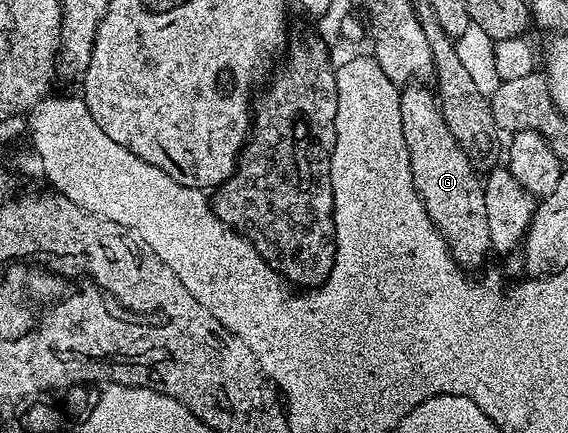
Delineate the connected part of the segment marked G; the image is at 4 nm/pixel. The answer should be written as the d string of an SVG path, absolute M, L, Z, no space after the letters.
M412 87L399 89L402 138L408 147L412 181L428 217L443 234L457 264L465 270L476 270L472 268L478 267L490 255L492 247L489 223L486 222L485 181L470 158L466 158L462 146L458 146L454 134L450 134L450 126L442 118L433 97Z

